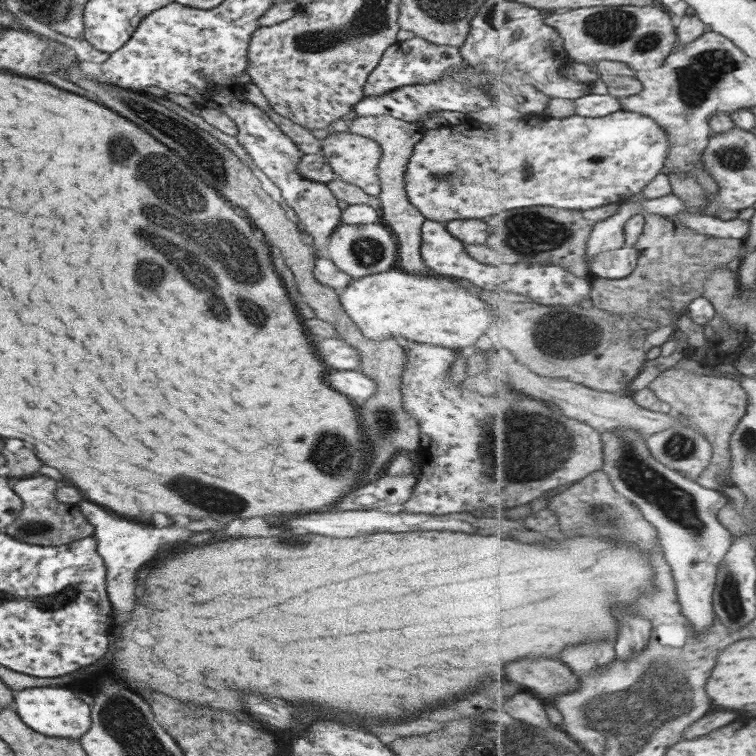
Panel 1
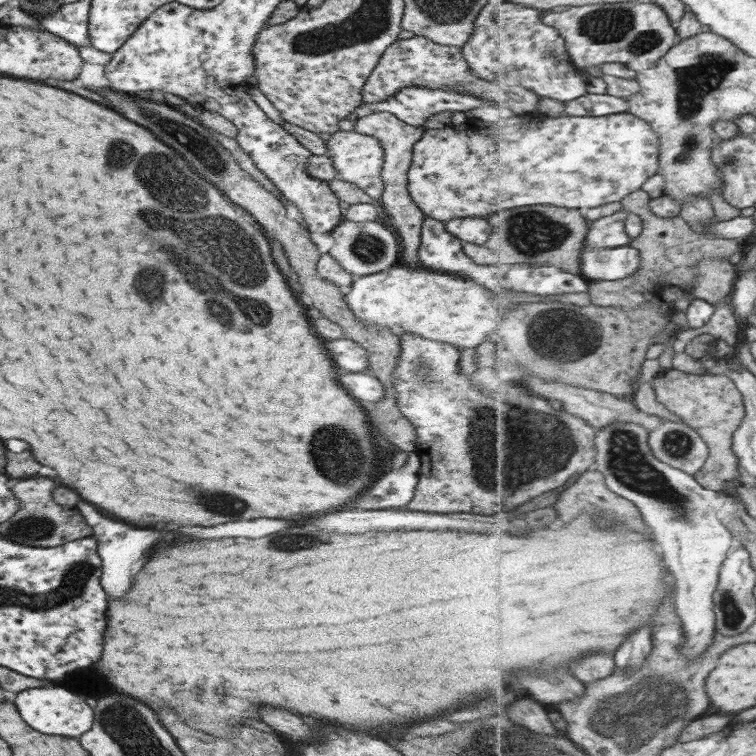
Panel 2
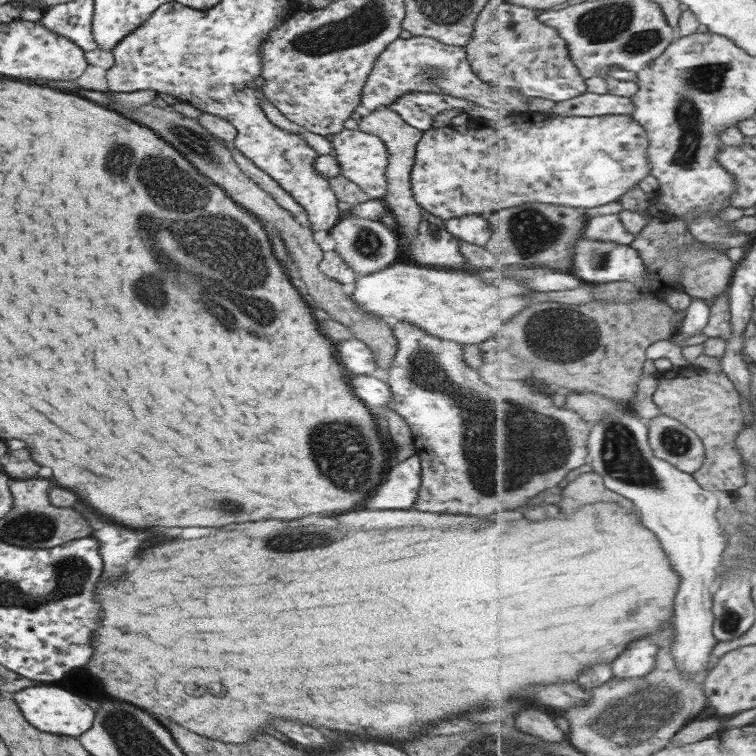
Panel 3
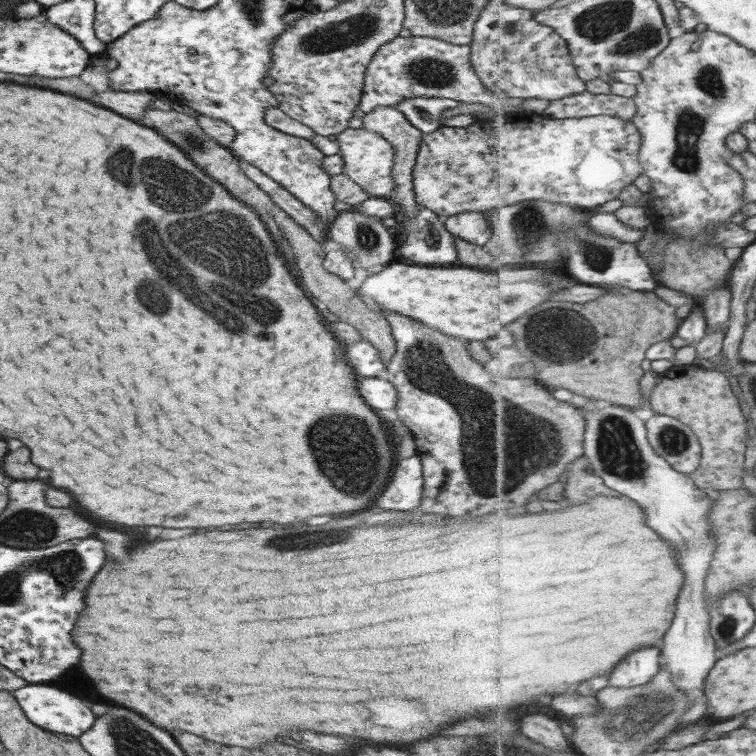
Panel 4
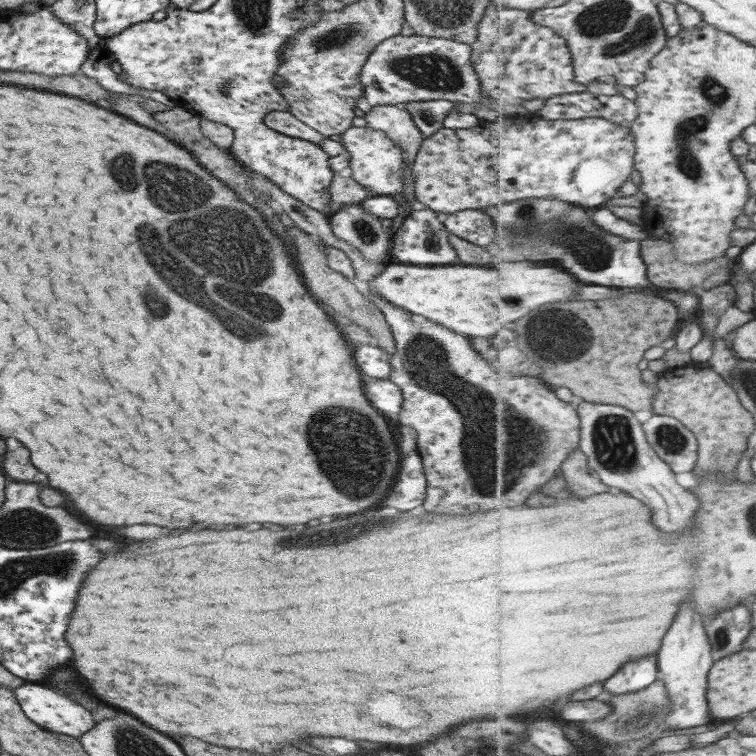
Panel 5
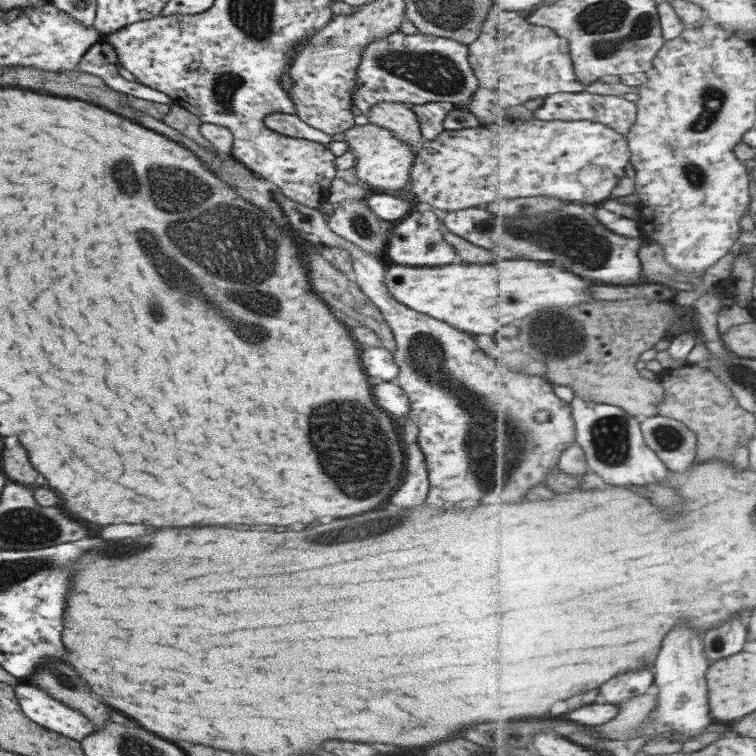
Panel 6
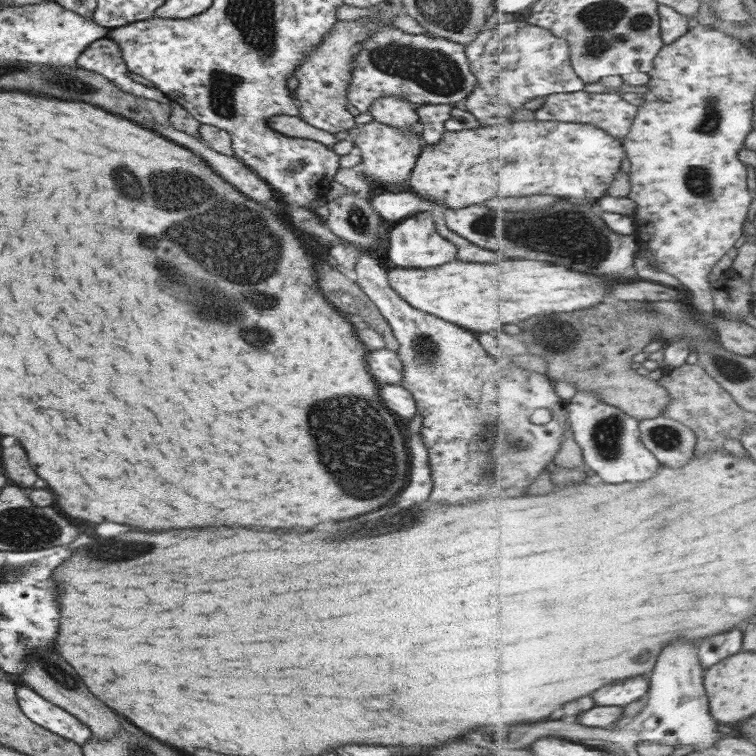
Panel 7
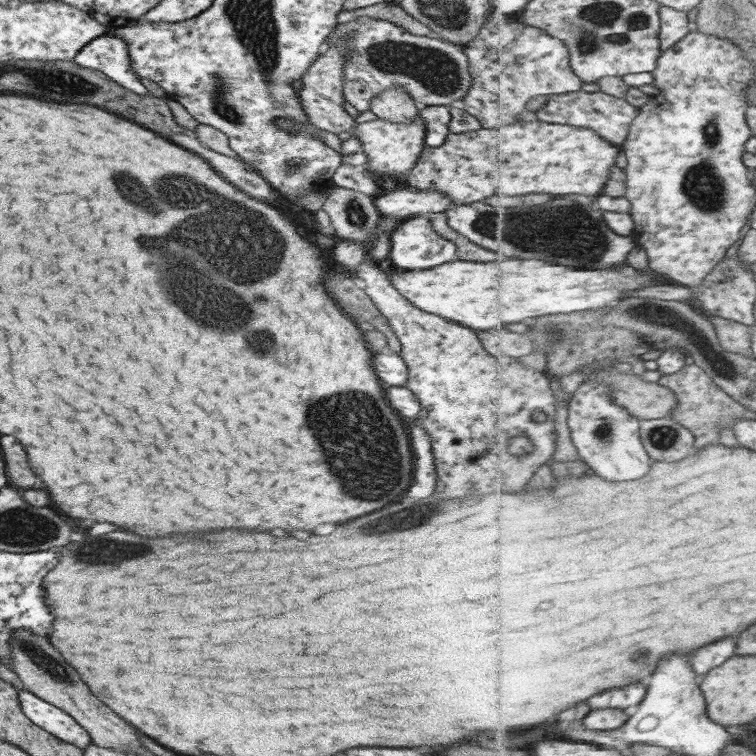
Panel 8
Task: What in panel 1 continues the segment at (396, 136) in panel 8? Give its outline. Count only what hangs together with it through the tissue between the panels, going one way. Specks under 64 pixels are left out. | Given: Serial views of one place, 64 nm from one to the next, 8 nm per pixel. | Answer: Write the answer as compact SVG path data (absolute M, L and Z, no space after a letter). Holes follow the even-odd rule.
M330 132L330 135L322 139L320 146L320 154L326 157L328 164L332 167L332 171L336 178L342 179L344 182L352 183L360 187L369 196L378 198L380 194L380 181L378 181L378 162L380 162L381 148L380 145L368 137L363 137L350 132Z

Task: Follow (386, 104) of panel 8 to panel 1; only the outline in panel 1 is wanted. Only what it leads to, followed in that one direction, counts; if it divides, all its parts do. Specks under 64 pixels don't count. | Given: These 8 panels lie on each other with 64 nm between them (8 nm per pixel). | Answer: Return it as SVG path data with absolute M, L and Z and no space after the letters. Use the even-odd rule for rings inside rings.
M390 115L359 116L350 121L350 133L371 138L381 148L380 162L378 162L378 181L380 181L380 221L388 227L396 239L398 254L400 254L399 268L408 274L432 275L430 268L424 266L421 256L421 226L426 217L412 203L404 189L404 176L410 157L416 143L423 137L425 130L418 128L415 123L409 123Z

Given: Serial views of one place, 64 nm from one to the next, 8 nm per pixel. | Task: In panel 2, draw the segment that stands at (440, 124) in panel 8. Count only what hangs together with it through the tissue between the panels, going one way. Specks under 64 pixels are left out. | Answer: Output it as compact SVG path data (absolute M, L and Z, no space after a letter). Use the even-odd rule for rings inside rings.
M412 86L400 90L394 97L386 98L384 102L378 102L378 104L365 104L364 105L370 110L375 112L389 112L400 120L406 122L405 124L414 127L424 127L426 120L434 114L444 111L458 111L469 113L473 117L486 117L487 116L487 105L482 103L479 99L469 95L460 95L459 93L452 93L449 91L439 89L428 89L420 86Z

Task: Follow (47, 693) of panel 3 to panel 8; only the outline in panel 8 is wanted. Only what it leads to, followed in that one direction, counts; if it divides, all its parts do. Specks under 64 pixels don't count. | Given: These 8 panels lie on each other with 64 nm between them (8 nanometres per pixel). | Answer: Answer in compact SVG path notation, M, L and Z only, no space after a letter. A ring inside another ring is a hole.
M28 690L17 692L22 712L41 729L81 749L91 743L90 734L61 708L38 698Z

